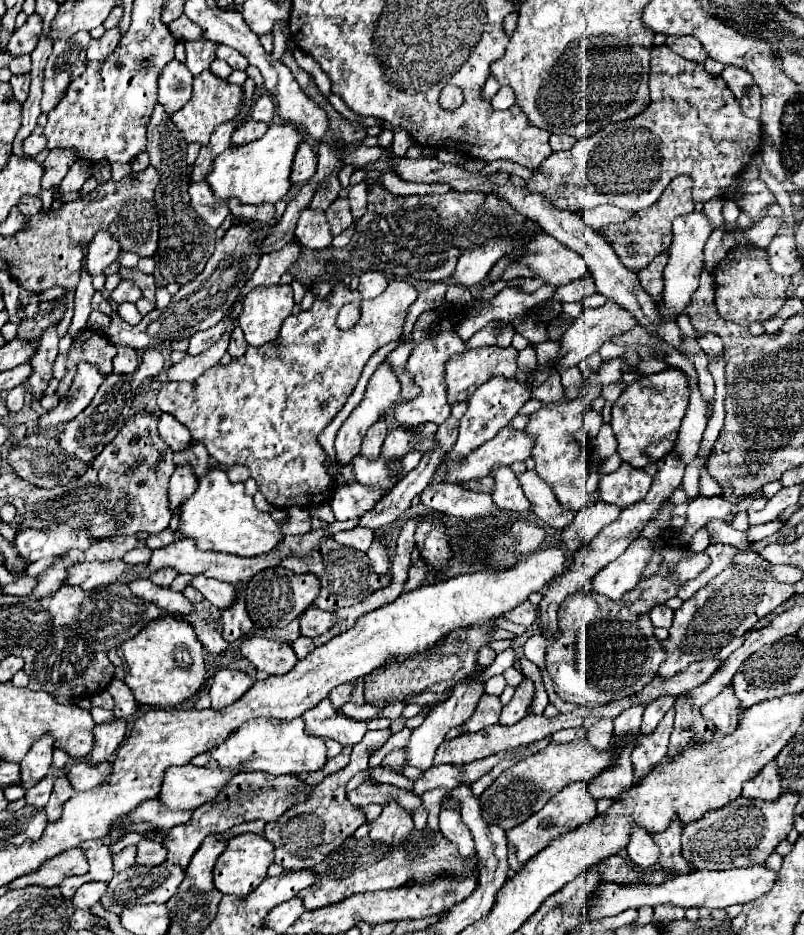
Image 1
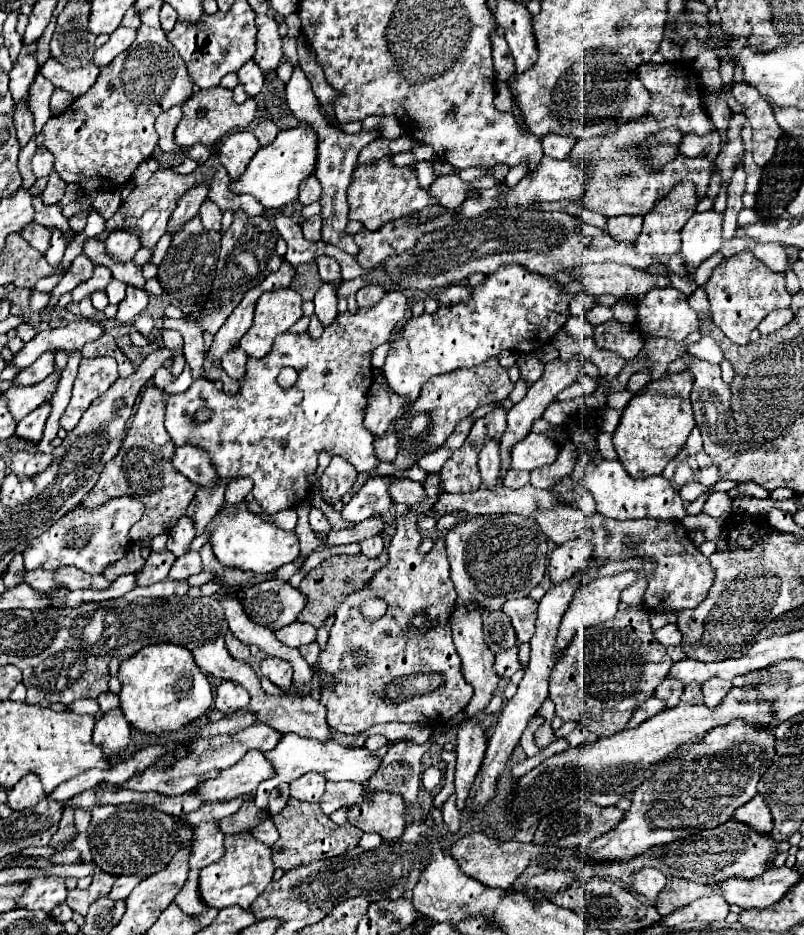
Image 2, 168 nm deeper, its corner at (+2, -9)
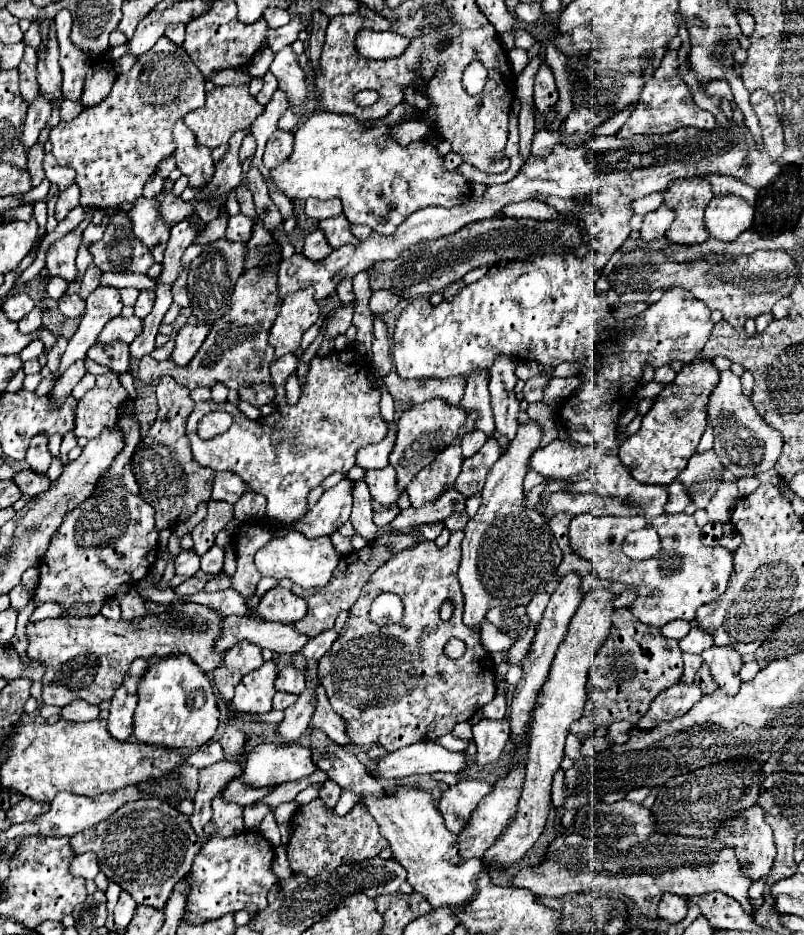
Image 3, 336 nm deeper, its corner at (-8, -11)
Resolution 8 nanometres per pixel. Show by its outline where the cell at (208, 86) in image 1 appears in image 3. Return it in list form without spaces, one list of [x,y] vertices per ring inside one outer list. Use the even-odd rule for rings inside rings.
[[[230,85],[230,87],[214,87],[206,95],[206,105],[192,111],[190,115],[184,117],[184,123],[194,131],[198,143],[204,147],[220,147],[222,143],[228,143],[232,133],[248,129],[254,119],[264,111],[262,105],[256,103],[256,99],[248,93],[248,85]]]

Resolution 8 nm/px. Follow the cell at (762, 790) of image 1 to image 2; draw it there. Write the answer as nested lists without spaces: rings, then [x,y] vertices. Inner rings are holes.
[[[756,795],[752,801],[744,803],[740,809],[736,809],[734,813],[736,821],[744,821],[748,825],[752,825],[756,831],[772,831],[772,815],[770,815],[770,809],[768,809],[768,803]]]

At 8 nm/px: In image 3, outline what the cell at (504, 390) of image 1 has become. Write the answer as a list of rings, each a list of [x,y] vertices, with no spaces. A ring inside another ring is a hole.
[[[491,436],[486,441],[486,445],[482,445],[482,449],[474,457],[464,459],[462,473],[456,479],[456,489],[462,491],[462,495],[466,495],[466,497],[470,497],[474,493],[480,493],[484,483],[486,483],[486,473],[498,461],[500,453],[502,451],[500,451],[498,441]]]

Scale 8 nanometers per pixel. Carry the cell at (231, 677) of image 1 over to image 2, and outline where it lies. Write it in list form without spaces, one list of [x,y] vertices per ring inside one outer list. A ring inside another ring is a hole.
[[[222,681],[216,689],[216,699],[214,699],[214,707],[222,713],[232,713],[234,709],[246,707],[250,701],[248,691],[242,685],[236,685],[232,681]]]

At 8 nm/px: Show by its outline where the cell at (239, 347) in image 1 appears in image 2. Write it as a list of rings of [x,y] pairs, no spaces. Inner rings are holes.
[[[232,347],[230,353],[226,353],[222,357],[222,367],[232,379],[240,379],[240,377],[244,377],[246,359],[248,359],[248,355],[240,347]]]

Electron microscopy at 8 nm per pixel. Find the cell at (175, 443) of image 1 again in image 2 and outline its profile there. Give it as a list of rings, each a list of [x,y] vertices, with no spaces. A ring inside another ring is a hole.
[[[196,445],[176,447],[172,463],[182,475],[186,475],[190,481],[198,485],[216,485],[216,481],[220,481],[212,465],[208,465],[208,455],[204,453],[204,449]]]

